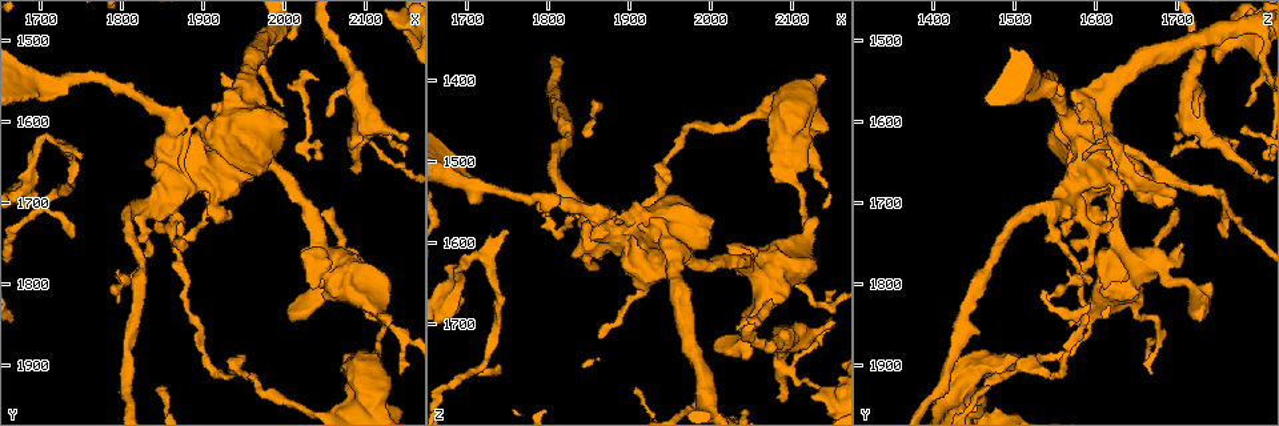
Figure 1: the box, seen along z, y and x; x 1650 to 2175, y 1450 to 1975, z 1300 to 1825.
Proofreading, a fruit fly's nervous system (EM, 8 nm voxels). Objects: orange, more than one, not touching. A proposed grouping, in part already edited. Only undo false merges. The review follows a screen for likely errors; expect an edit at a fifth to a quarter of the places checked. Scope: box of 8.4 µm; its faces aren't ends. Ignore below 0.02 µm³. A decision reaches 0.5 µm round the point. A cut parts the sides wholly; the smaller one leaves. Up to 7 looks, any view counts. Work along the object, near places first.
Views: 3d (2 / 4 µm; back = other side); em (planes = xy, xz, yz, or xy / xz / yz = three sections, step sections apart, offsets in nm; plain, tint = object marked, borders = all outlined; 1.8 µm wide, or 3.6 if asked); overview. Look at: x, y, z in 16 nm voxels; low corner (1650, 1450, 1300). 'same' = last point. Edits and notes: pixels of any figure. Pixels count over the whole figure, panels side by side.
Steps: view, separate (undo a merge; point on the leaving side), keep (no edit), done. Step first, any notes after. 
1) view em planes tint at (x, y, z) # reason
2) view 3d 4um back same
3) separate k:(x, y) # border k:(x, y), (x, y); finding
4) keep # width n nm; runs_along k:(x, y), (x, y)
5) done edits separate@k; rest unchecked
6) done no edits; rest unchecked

view 3d 2um at (2045, 1800, 1700) # sudden change in width

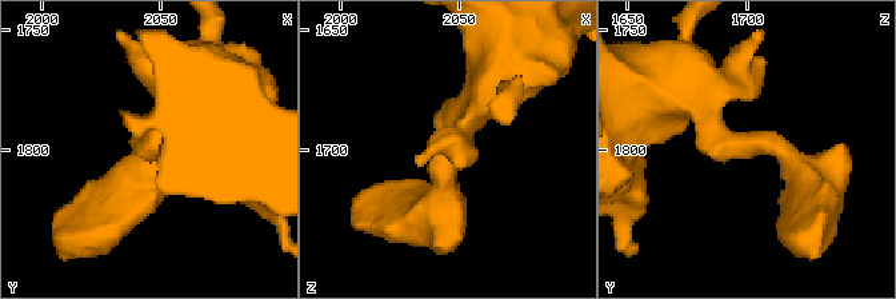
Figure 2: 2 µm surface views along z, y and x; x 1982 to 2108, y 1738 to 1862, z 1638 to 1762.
view em xy step 4 tint at (2046, 1799, 1704) # arm_widths 280, 460 nm

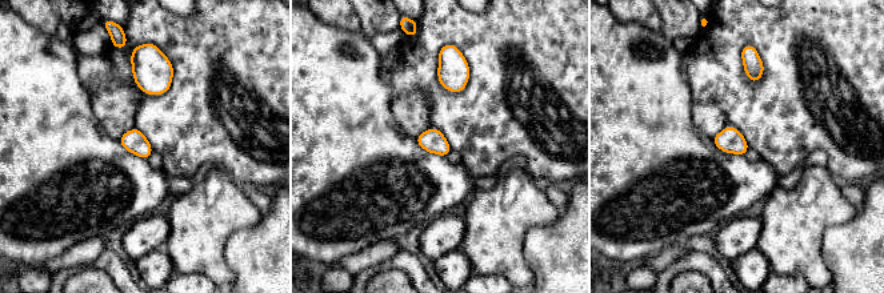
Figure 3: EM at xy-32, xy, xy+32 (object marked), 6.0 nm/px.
view em planes tint same # cut it another way

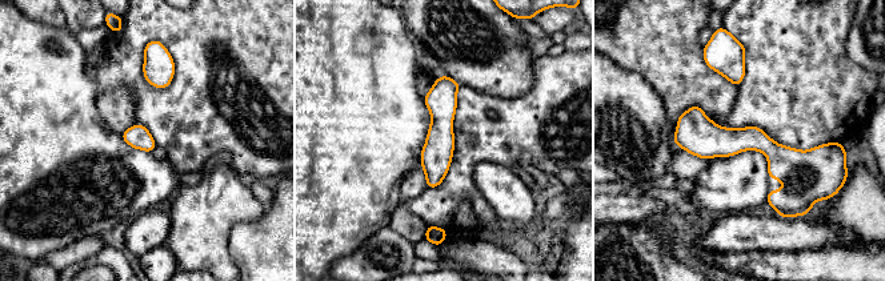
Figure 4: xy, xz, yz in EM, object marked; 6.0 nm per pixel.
keep # all the same cell

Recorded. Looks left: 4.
view em yz step 16 tint at (2110, 1835, 1600) # calibre changes

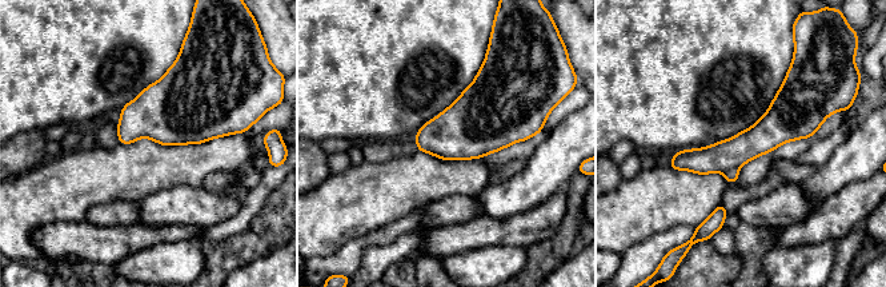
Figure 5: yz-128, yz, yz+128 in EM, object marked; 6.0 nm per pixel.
view em planes borders same

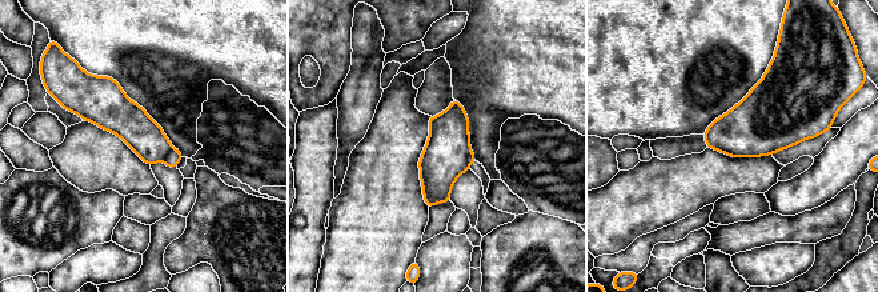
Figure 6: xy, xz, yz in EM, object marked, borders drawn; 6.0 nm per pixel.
separate 6:(173, 156) # width 220 nm; border 6:(172, 148), (163, 160); a second cell is stuck on

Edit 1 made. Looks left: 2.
done edits separate@6; rest unchecked

